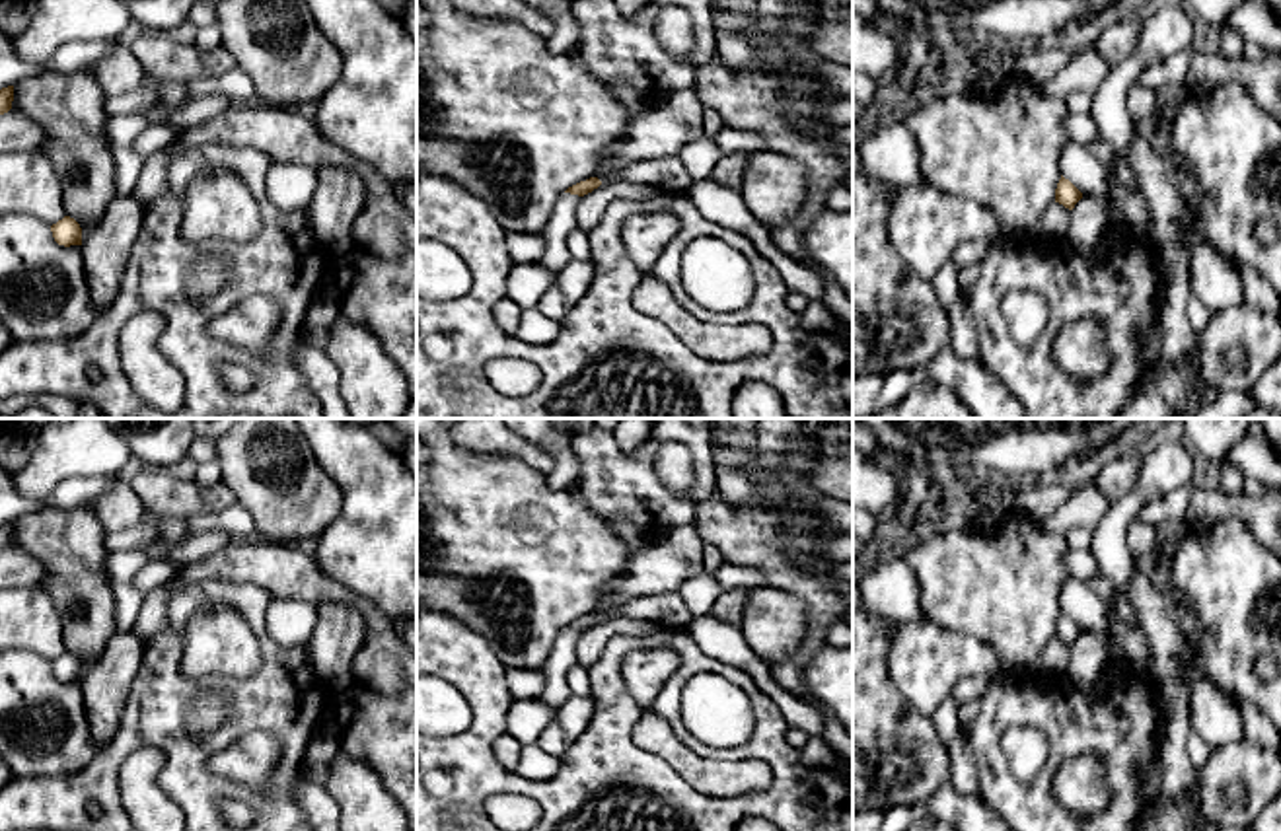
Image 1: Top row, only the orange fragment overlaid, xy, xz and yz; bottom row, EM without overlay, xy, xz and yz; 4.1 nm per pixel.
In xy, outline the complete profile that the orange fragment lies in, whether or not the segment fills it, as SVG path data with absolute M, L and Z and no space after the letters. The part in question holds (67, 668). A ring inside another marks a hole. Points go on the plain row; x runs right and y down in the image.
M64 652L56 660L51 662L53 673L58 681L70 683L70 681L82 681L82 664L80 660Z

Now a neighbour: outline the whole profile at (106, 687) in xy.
M115 634L103 656L80 681L95 755L113 740L119 728L142 652L144 640L136 634Z

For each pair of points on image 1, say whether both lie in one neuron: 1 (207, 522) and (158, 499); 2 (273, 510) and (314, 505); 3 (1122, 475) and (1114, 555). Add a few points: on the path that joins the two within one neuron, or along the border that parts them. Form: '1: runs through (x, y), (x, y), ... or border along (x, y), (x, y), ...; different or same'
1: border along (236, 503), (219, 510), (195, 512), (183, 520); different
2: runs through (283, 505), (304, 505); same
3: border along (1141, 456), (1137, 483), (1114, 503); different

